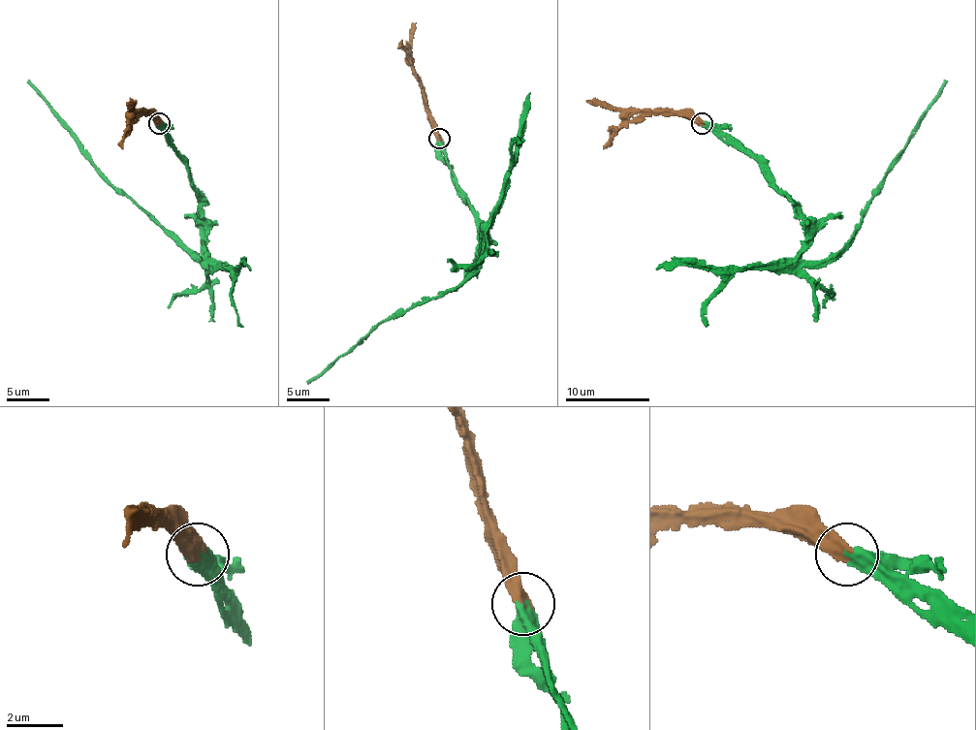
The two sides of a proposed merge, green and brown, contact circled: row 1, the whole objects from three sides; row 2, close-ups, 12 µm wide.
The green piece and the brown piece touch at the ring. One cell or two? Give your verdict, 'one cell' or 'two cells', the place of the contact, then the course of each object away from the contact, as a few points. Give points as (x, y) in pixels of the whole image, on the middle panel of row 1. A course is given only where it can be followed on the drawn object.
one cell; at (439, 138); green runs (438, 139), (438, 151), (481, 225), (485, 242), (483, 238), (483, 259), (456, 287), (392, 314), (307, 384); brown runs (438, 139), (438, 130), (413, 67), (411, 46), (415, 22)

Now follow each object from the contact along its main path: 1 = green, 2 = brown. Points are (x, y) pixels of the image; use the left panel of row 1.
1: (159, 123), (186, 163), (190, 186), (201, 201), (204, 260), (195, 260), (112, 184), (27, 80)
2: (159, 123), (150, 114), (131, 111), (136, 100)

